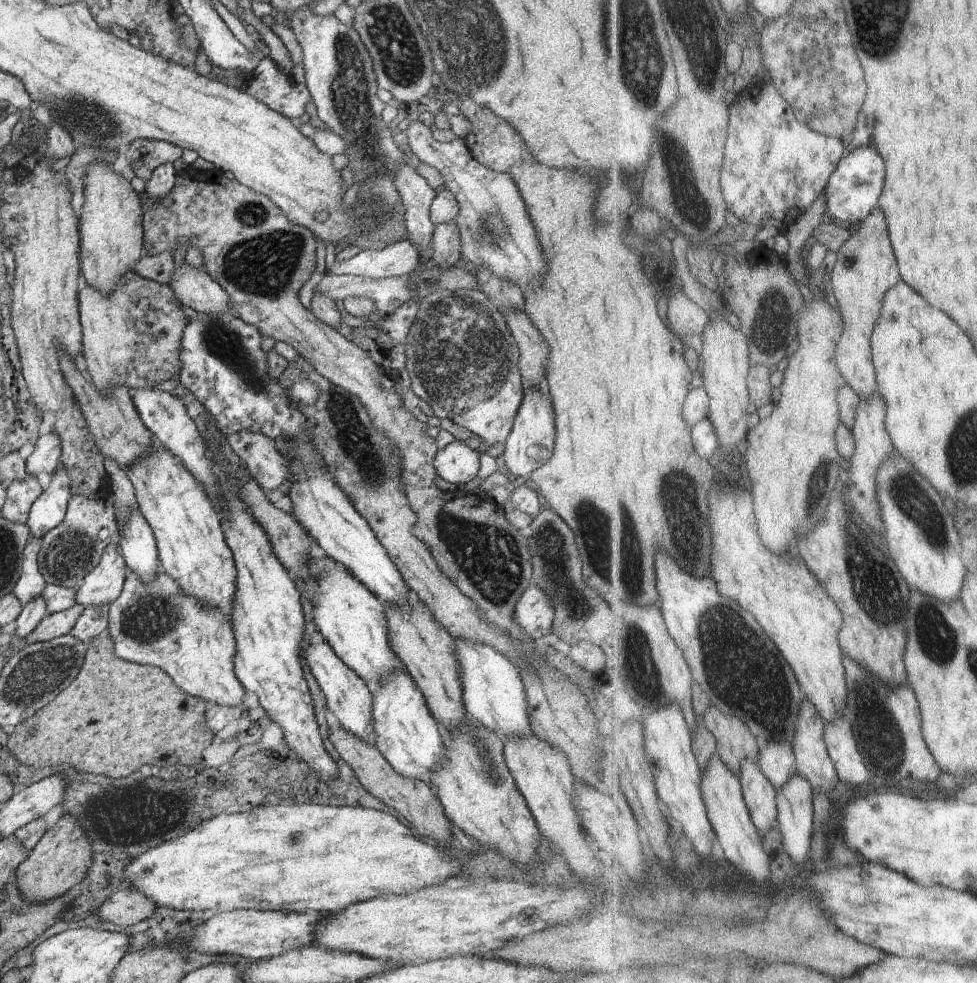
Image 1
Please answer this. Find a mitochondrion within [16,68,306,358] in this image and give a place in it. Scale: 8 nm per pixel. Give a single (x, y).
(92, 117)

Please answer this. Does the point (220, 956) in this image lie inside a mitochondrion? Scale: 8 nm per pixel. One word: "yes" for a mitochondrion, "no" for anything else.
no

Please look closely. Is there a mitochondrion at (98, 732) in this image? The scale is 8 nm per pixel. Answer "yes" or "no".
no

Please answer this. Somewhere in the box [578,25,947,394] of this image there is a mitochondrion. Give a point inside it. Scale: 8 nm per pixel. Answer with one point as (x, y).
(801, 52)

